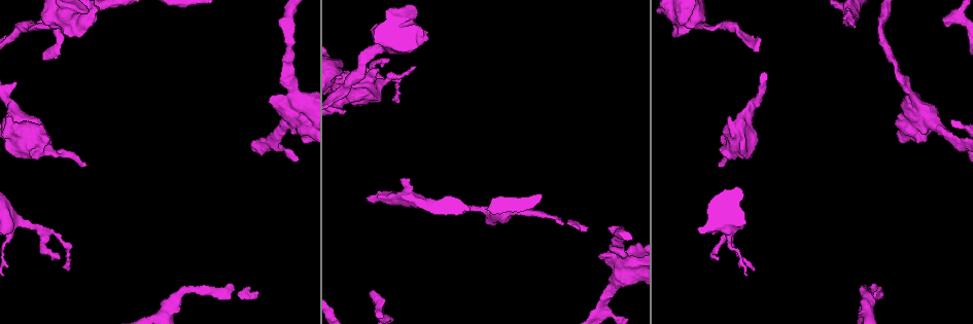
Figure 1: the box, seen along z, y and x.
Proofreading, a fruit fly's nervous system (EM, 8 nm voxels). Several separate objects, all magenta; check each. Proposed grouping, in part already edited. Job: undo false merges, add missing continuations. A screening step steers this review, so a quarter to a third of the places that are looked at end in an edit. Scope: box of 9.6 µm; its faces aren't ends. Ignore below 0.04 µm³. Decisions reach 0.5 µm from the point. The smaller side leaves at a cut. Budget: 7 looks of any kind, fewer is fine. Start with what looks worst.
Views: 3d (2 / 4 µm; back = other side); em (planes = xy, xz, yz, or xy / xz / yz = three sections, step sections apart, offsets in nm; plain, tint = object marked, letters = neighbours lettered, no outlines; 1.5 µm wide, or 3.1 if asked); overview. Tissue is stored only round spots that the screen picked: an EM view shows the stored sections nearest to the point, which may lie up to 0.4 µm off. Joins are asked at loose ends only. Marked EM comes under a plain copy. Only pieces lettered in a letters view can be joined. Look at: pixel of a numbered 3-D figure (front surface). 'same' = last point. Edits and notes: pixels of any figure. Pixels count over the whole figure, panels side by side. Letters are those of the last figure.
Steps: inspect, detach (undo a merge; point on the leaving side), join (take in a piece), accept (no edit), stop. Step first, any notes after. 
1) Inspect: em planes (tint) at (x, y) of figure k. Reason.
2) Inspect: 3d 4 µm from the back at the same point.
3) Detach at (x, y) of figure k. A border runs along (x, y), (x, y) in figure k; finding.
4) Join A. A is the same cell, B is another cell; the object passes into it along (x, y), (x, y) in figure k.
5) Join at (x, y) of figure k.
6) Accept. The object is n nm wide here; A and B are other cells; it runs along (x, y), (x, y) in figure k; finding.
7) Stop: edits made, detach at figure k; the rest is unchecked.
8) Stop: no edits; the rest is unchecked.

Inspect: em planes (letters) at (850, 26) of figure 1. Thick end.

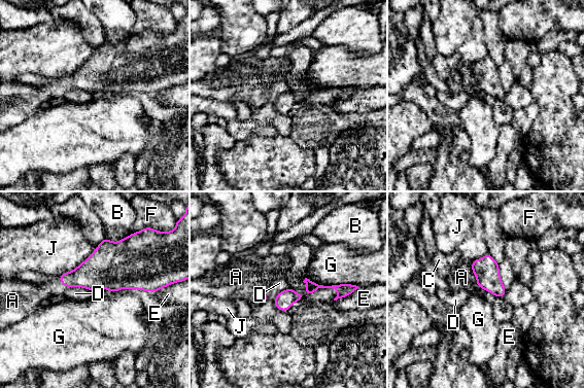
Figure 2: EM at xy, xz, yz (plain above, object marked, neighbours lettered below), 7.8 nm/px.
Join A. A is the same cell, B, C, D, E, F, G and J are other cells; the object passes into it along (486, 271), (474, 274), (461, 277) in figure 2; it goes on there.

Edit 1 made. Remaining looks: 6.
Inspect: overview. Redraw.

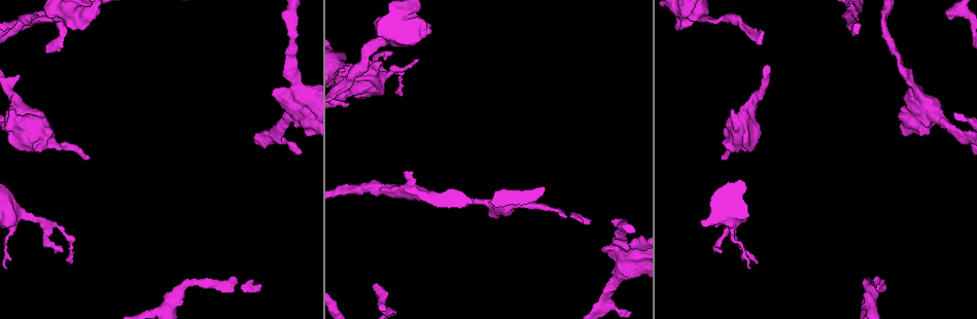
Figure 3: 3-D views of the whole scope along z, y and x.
Inspect: 3d 2 µm at (722, 158) of figure 3. An open end.

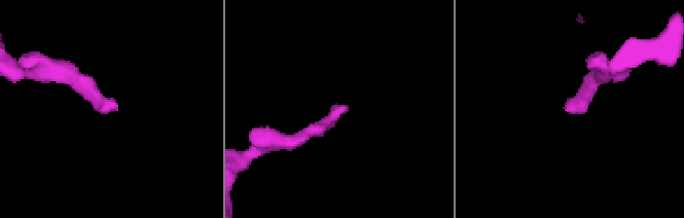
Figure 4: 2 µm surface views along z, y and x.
Inspect: em planes (letters) at (116, 107) of figure 4. Need the tissue.

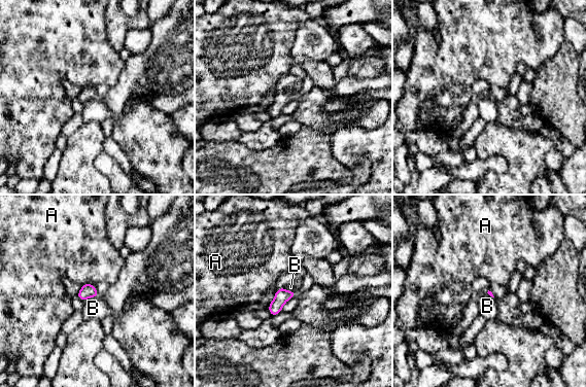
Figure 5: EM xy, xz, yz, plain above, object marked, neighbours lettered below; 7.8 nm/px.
Accept. A and B are other cells; none of them fits.

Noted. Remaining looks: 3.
Inspect: 3d 4 µm at (9, 111) of figure 3.

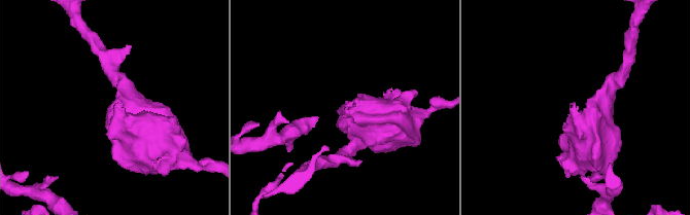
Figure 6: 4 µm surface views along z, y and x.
Inspect: em yz step 4 (letters) at (344, 117) of figure 6. Shape alone is not enough.

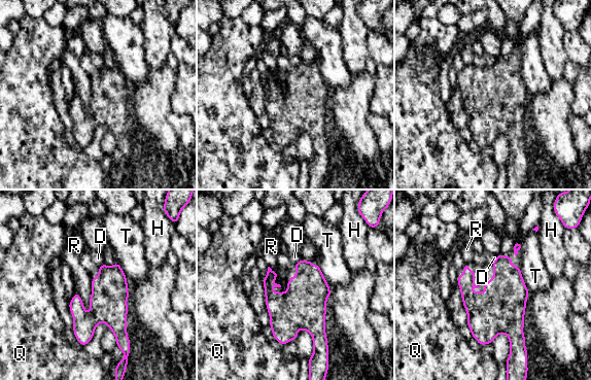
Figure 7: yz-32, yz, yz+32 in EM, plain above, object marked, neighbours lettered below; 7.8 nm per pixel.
Inspect: em planes (letters) at the same point. Another direction.

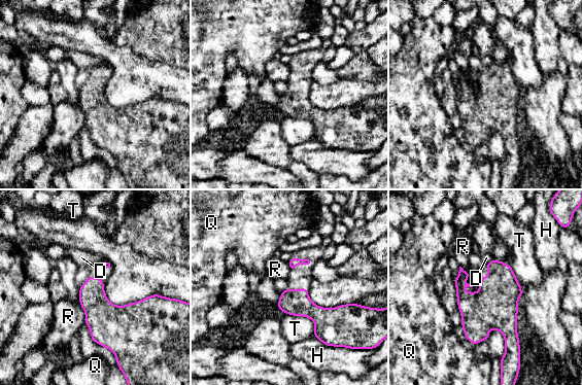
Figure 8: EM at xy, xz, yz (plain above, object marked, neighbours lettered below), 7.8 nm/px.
Accept. D, H, Q, R and T are other cells; a border runs along (78, 300), (84, 313), (84, 322) in figure 8; none of them fits.

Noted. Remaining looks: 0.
Stop: edits made, join at figure 2; the rest is unchecked.

